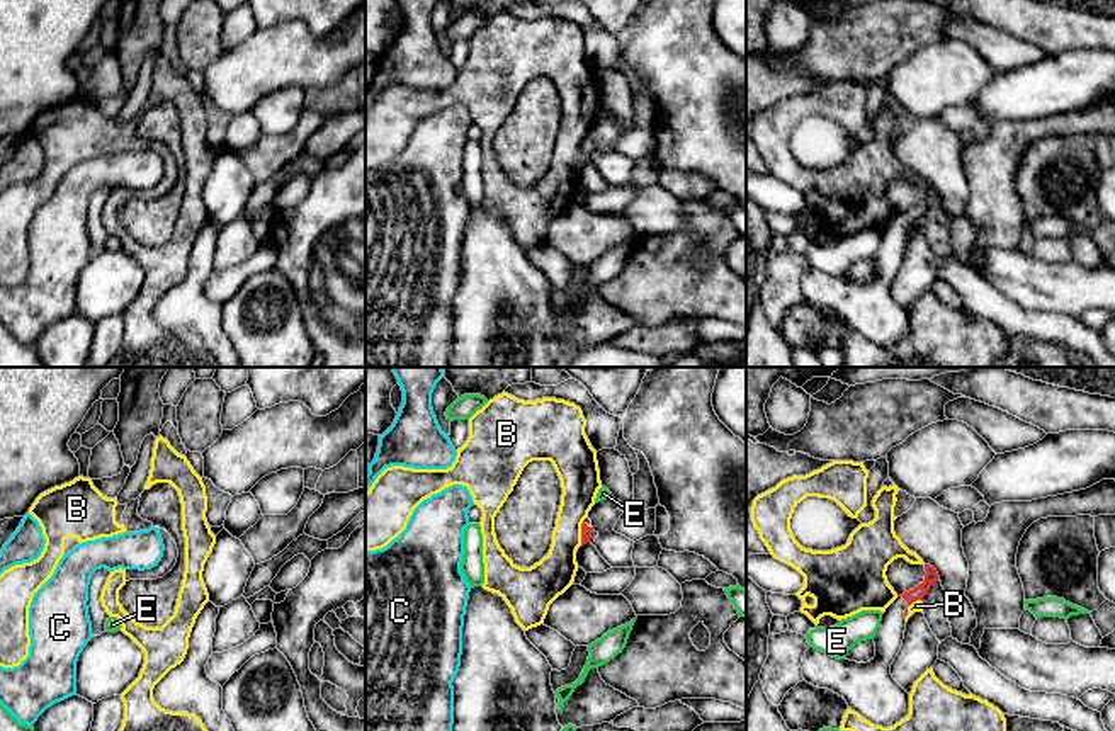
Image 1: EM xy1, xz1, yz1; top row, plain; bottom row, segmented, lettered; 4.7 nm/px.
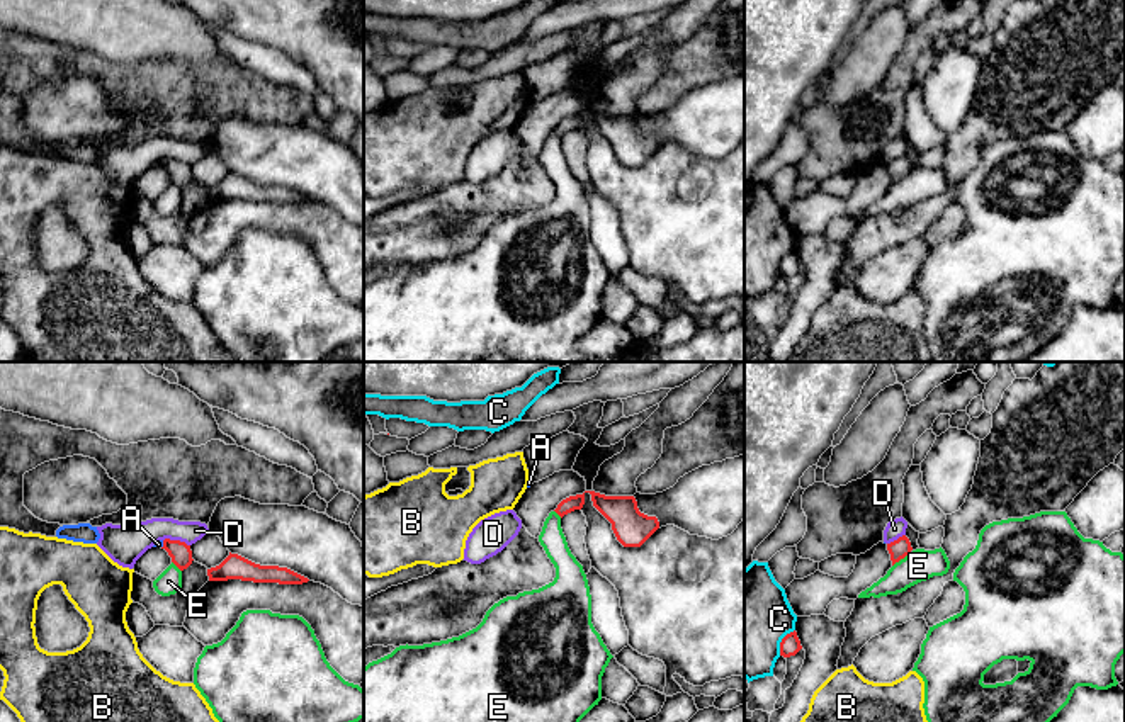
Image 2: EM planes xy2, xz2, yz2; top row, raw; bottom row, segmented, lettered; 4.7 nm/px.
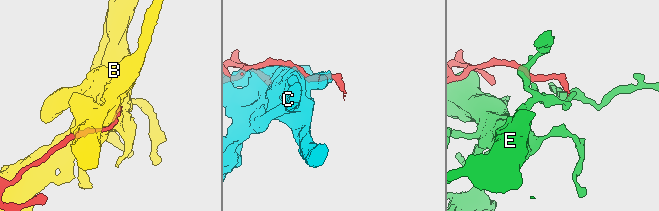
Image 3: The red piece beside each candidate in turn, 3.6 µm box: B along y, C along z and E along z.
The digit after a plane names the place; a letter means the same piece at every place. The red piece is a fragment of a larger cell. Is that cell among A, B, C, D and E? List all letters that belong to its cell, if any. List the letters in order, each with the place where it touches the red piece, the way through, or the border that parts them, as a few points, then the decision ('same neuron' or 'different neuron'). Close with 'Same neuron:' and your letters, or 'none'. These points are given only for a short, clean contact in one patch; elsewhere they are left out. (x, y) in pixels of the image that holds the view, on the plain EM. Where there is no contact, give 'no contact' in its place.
A: xy2 (163, 163) | along xy2 (163, 160), (162, 167) | different neuron
B: xz1 (582, 155) | different neuron
C: yz2 (782, 260) | different neuron
D: xy2 (177, 160) | different neuron
E: yz2 (901, 177) | along yz2 (911, 172), (893, 186) | different neuron
Same neuron: none

